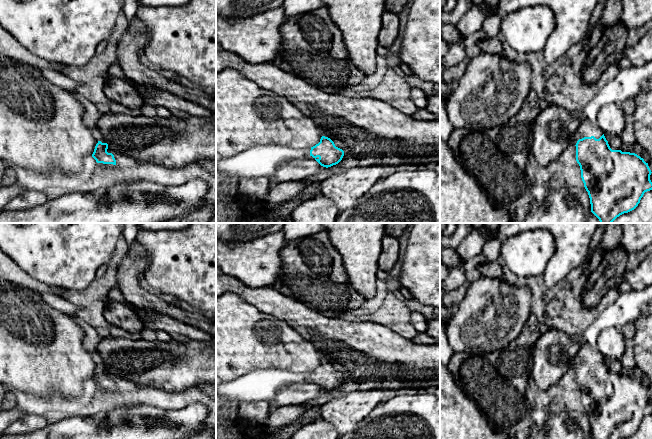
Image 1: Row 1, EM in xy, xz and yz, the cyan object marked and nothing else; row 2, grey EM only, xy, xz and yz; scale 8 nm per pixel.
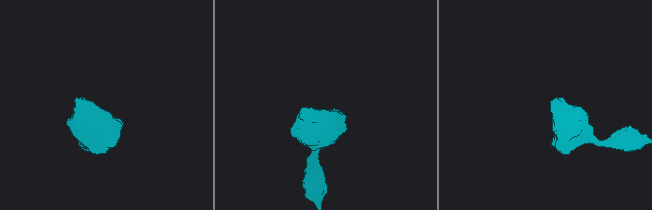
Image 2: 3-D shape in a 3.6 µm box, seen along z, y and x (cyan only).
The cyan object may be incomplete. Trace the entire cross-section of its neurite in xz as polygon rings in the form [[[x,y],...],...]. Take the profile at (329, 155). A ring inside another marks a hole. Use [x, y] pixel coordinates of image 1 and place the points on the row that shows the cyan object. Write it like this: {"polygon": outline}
{"polygon": [[[324,132],[318,144],[306,150],[305,158],[316,160],[323,167],[338,164],[344,156],[344,151],[335,146],[334,141]]]}

